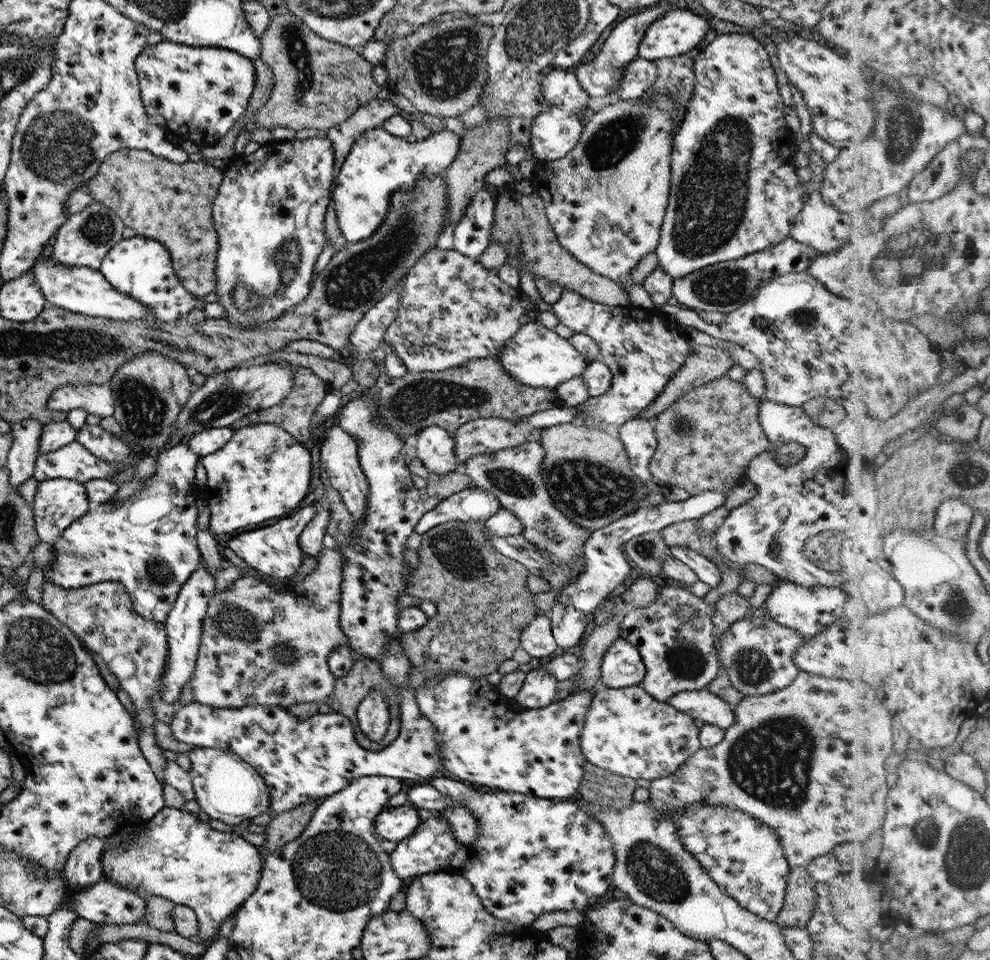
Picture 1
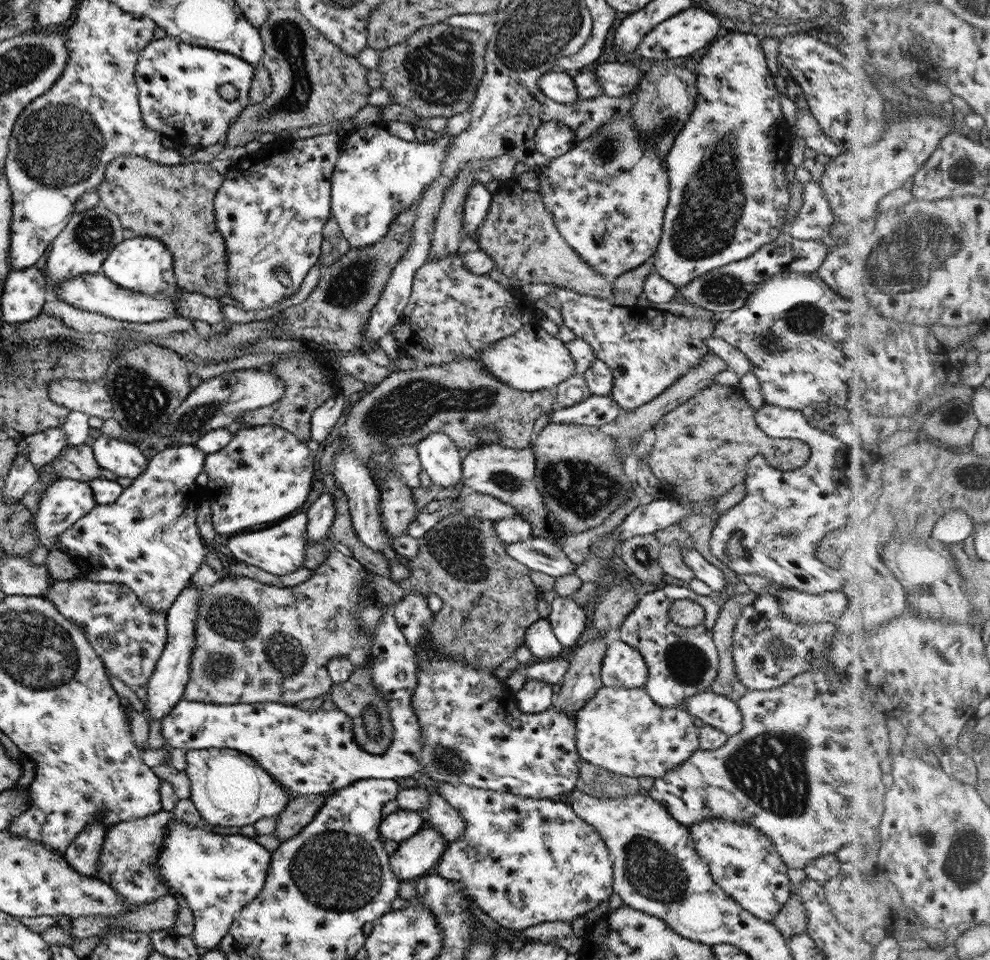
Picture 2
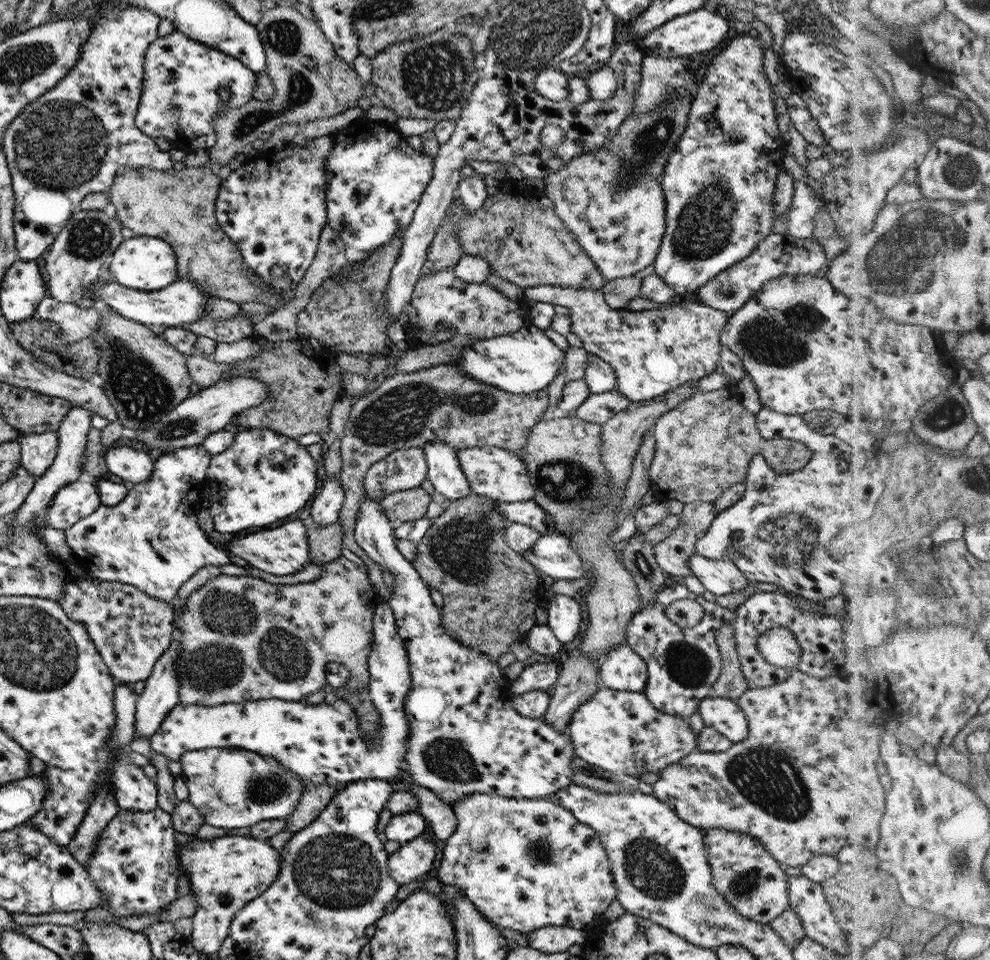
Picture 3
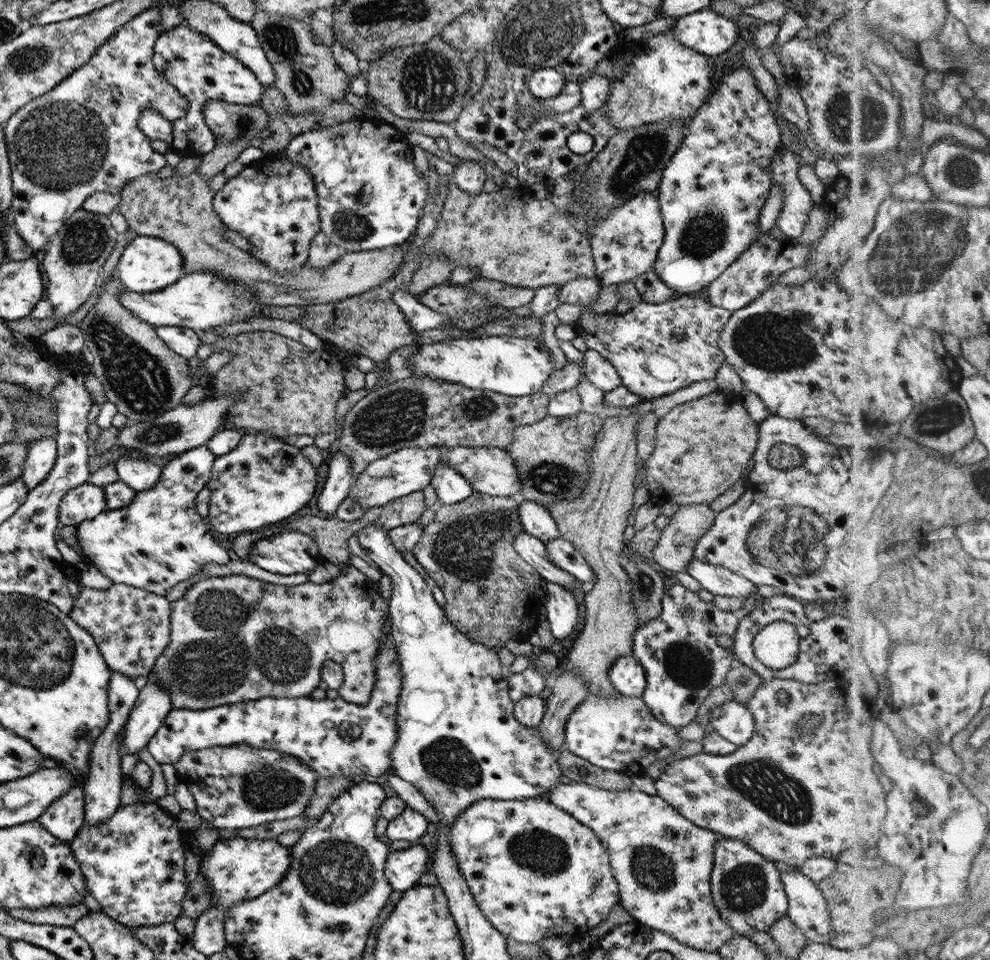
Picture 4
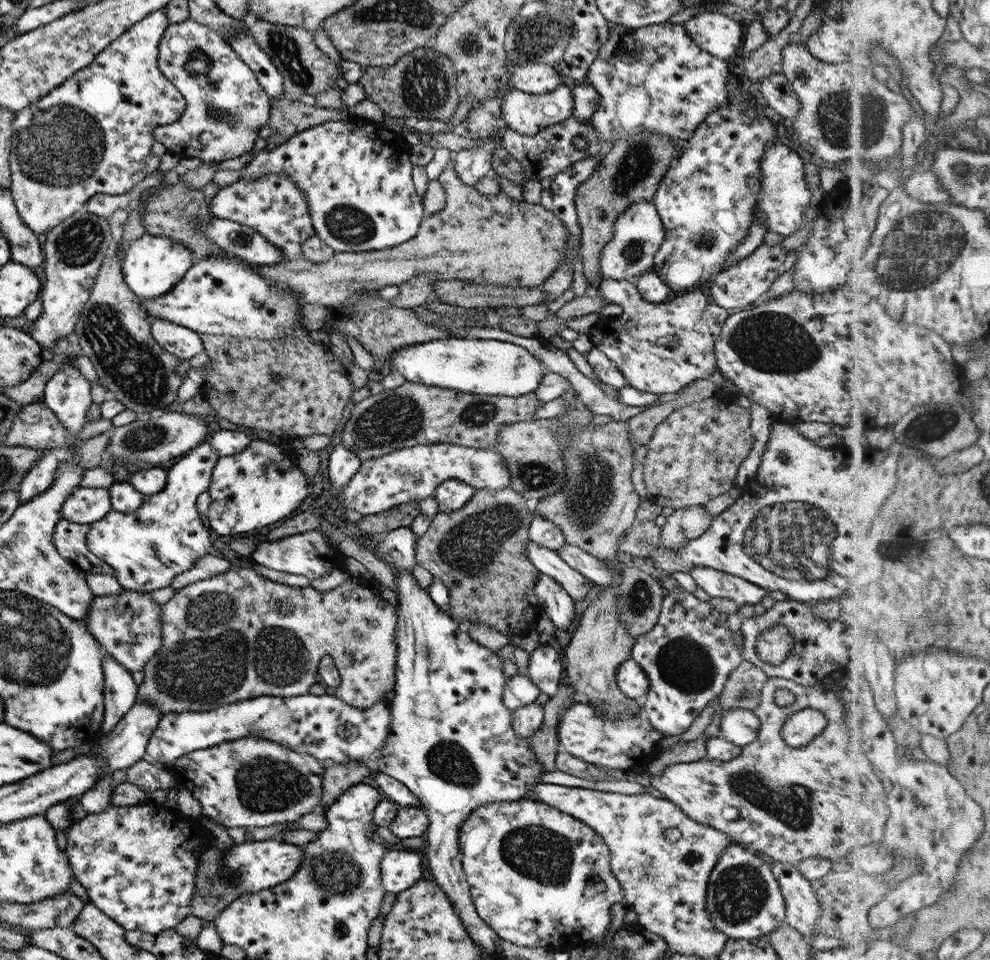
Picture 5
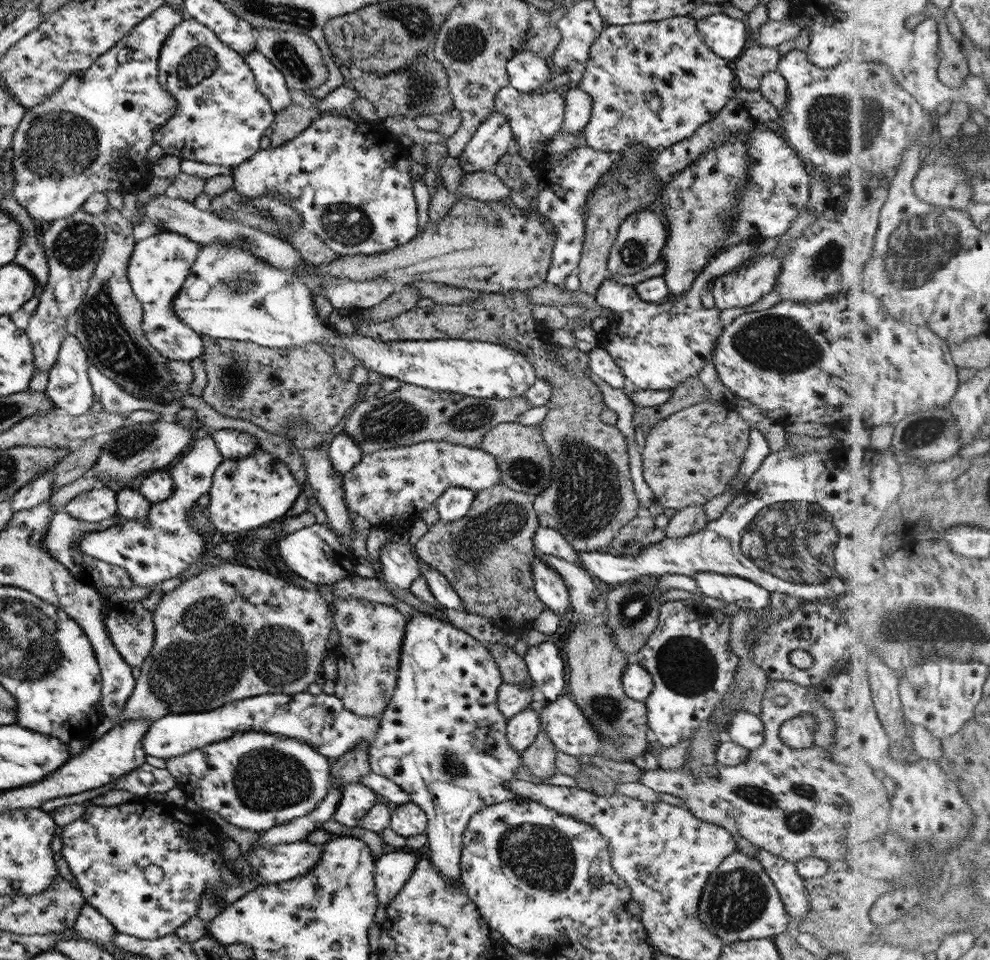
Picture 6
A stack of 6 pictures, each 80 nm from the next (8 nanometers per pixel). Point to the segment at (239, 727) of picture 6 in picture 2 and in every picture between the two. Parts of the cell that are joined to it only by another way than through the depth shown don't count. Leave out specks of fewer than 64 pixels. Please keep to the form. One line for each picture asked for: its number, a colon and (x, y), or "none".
2: (307, 752)
3: (321, 744)
4: (332, 737)
5: (331, 731)

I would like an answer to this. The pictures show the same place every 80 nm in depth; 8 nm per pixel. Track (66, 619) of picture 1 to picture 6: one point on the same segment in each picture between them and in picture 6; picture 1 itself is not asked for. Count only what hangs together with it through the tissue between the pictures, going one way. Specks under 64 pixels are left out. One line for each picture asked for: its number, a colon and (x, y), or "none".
2: (128, 637)
3: (130, 630)
4: (129, 626)
5: (127, 626)
6: (129, 626)

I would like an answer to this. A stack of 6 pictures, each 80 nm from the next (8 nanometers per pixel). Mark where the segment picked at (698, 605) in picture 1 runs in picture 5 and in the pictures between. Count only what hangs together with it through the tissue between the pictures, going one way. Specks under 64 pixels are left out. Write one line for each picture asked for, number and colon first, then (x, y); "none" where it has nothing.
2: (680, 661)
3: (681, 665)
4: (679, 651)
5: (686, 656)

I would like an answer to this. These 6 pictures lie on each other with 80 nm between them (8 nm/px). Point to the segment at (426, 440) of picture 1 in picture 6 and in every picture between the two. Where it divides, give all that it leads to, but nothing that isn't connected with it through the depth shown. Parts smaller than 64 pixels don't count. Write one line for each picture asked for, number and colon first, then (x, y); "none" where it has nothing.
2: (440, 458)
3: (443, 470)
4: (450, 487)
5: (451, 494)
6: (453, 503)

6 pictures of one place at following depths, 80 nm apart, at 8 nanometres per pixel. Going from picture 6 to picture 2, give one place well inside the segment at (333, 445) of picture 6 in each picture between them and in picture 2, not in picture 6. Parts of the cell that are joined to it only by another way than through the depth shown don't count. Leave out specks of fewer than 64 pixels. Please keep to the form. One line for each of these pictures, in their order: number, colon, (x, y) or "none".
2: (319, 515)
3: (324, 510)
4: (337, 478)
5: (341, 464)

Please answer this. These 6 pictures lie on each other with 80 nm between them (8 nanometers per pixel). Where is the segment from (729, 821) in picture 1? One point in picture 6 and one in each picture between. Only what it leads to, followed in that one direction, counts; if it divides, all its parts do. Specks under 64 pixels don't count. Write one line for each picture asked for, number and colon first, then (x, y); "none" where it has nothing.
2: (742, 862)
3: (741, 872)
4: (745, 888)
5: (743, 901)
6: (738, 902)

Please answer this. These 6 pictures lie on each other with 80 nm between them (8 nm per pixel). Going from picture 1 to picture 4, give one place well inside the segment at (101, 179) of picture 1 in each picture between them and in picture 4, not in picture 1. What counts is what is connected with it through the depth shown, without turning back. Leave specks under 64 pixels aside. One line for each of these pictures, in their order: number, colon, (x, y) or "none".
2: (173, 204)
3: (177, 206)
4: (178, 209)

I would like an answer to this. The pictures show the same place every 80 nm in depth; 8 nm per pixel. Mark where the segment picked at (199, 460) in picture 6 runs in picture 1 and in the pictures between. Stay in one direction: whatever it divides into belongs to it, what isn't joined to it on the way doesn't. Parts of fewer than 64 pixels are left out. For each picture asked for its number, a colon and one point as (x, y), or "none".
1: (147, 543)
2: (147, 540)
3: (150, 540)
4: (158, 540)
5: (145, 549)

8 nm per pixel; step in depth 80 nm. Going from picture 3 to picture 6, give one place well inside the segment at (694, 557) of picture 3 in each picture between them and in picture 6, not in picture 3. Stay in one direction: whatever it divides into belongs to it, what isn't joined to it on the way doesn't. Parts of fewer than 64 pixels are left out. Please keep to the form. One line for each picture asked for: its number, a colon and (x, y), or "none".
4: (720, 581)
5: (715, 583)
6: (731, 589)

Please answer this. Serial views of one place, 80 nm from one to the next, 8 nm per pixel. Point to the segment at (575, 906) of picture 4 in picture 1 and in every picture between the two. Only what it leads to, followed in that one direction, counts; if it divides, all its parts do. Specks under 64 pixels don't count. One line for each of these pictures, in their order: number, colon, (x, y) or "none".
1: (532, 856)
2: (524, 861)
3: (524, 863)

